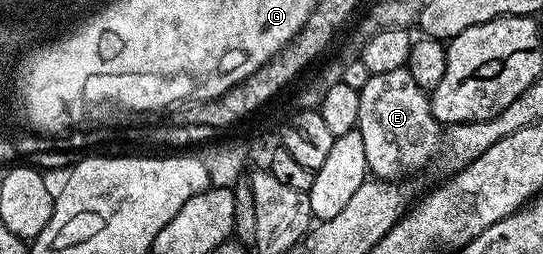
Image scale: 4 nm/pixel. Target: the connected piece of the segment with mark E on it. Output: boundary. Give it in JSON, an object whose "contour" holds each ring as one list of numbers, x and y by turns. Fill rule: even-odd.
{"contour":[[405,68,371,74,368,84,358,91,360,120,357,130,364,136,366,168,373,177,402,180,413,170,422,170,430,157,439,153,444,142,443,123,436,120,430,107,430,94,412,80]]}

